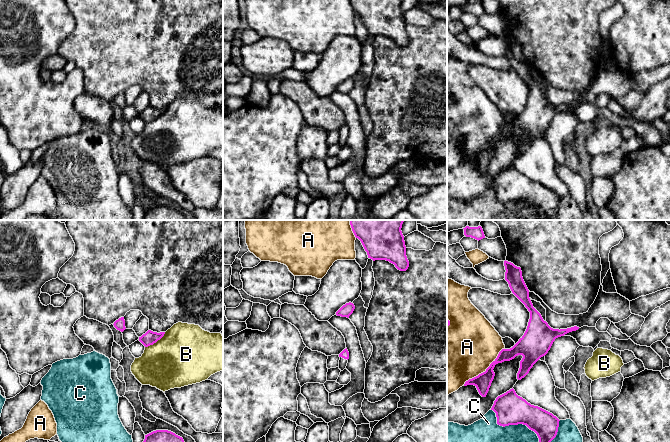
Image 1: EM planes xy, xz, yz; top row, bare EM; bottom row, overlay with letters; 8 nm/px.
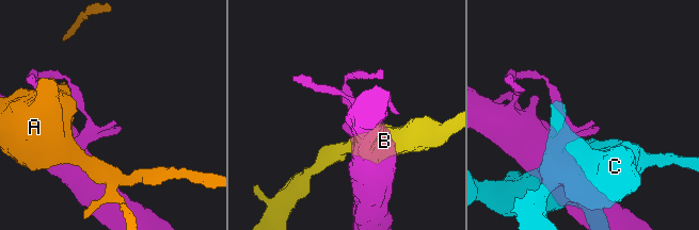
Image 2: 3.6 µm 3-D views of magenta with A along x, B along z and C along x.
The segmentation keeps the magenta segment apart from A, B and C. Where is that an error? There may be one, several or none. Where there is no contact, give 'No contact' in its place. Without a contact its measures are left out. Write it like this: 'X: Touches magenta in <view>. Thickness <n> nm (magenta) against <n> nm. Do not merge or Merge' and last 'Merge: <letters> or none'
A: Touches magenta in yz. Thickness 130 nm (magenta) against 460 nm. Do not merge
B: Touches magenta in xy. Thickness 110 nm (magenta) against 460 nm. Do not merge
C: Touches magenta in yz. Thickness 260 nm (magenta) against 320 nm. Do not merge
Merge: none

